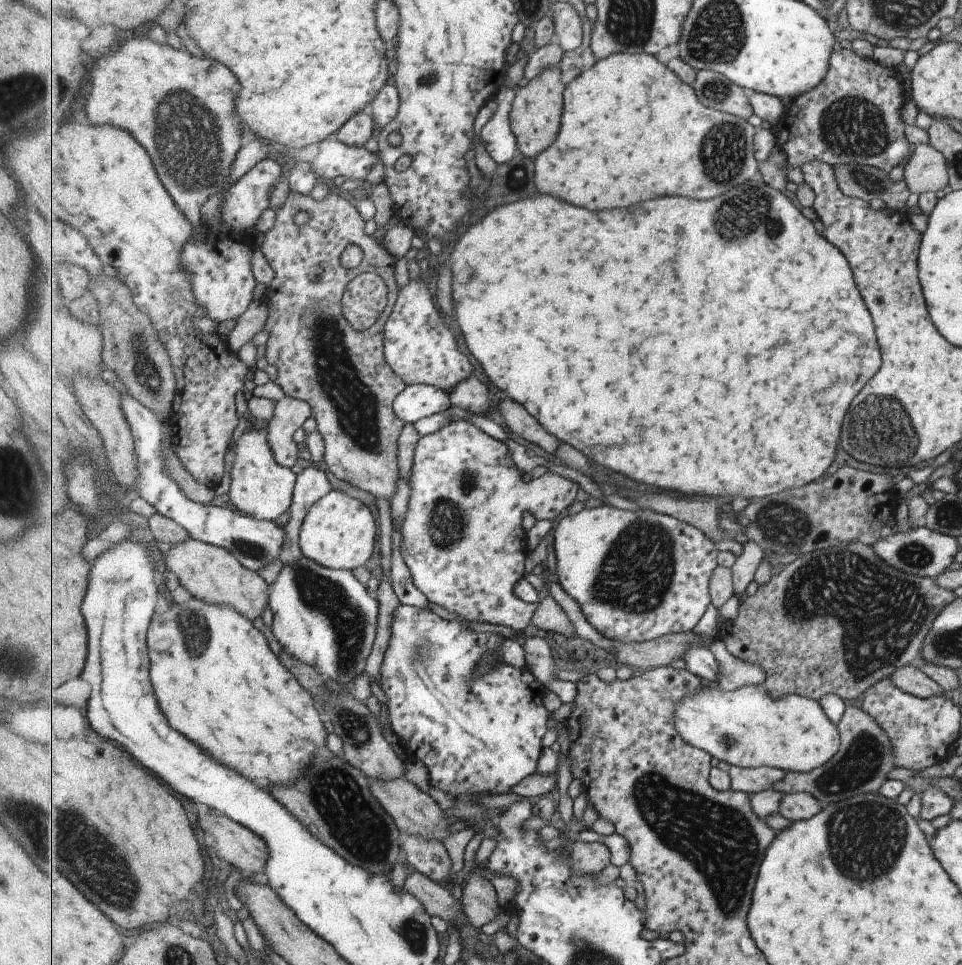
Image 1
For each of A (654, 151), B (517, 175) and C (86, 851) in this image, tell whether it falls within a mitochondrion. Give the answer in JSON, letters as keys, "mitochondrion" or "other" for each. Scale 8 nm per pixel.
{"A":"other","B":"mitochondrion","C":"mitochondrion"}

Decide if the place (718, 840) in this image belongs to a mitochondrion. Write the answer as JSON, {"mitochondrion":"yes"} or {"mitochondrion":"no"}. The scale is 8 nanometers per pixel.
{"mitochondrion":"yes"}

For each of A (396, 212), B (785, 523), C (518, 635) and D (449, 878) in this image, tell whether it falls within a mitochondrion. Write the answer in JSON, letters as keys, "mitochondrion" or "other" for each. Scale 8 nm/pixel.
{"A":"other","B":"mitochondrion","C":"other","D":"other"}

